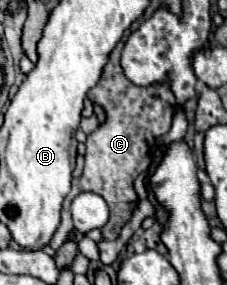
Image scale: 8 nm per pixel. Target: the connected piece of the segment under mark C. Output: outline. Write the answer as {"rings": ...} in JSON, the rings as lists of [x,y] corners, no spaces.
{"rings":[[[119,43],[111,55],[107,65],[103,67],[101,81],[89,89],[87,97],[91,103],[99,103],[105,113],[107,121],[99,125],[93,133],[87,135],[87,153],[85,153],[85,169],[83,175],[73,179],[71,193],[65,197],[65,207],[71,205],[73,197],[81,191],[91,191],[101,195],[111,209],[111,219],[103,227],[105,239],[117,239],[123,225],[129,223],[135,207],[137,207],[137,193],[133,187],[133,181],[149,169],[151,165],[151,149],[157,137],[165,135],[171,127],[171,119],[175,113],[175,97],[167,87],[137,87],[127,81],[123,75],[123,69],[119,65],[119,49],[123,43]]]}

